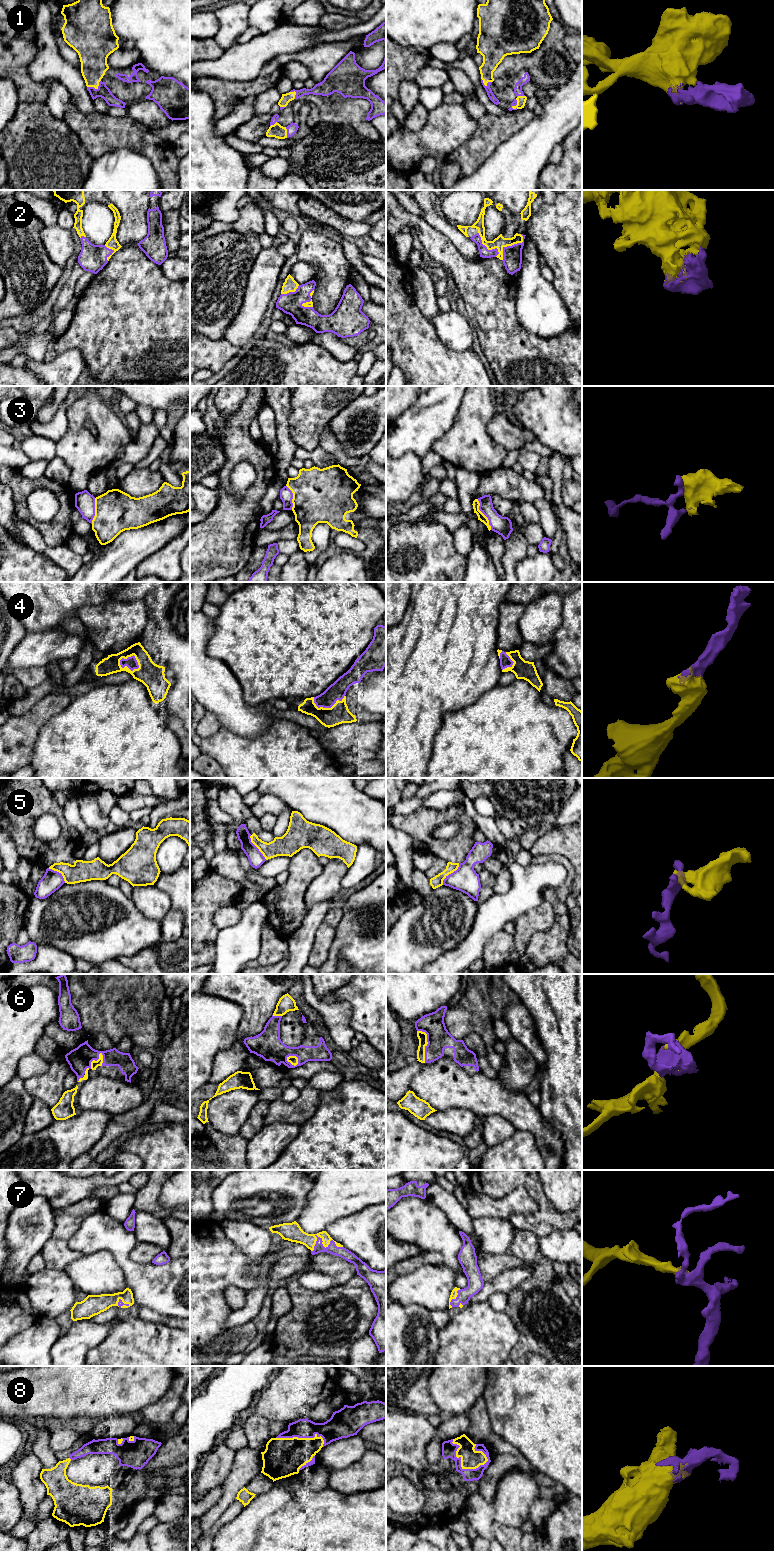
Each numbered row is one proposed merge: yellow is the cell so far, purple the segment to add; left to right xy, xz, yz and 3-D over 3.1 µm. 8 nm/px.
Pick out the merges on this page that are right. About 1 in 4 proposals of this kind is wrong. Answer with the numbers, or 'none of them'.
1, 2, 4, 6, 7, 8

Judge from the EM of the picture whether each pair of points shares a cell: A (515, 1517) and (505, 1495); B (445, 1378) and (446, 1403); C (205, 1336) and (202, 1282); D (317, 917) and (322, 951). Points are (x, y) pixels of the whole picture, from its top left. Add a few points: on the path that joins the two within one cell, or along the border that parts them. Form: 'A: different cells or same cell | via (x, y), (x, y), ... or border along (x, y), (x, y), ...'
A: same cell | via (510, 1512), (510, 1500)
B: same cell | via (446, 1384), (446, 1397)
C: same cell | via (202, 1323), (202, 1295)
D: different cells | border along (323, 921), (316, 930), (314, 943), (311, 948)

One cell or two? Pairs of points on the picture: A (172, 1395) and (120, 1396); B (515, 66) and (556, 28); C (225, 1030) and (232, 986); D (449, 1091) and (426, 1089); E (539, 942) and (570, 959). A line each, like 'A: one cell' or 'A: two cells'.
A: two cells
B: one cell
C: two cells
D: one cell
E: one cell

